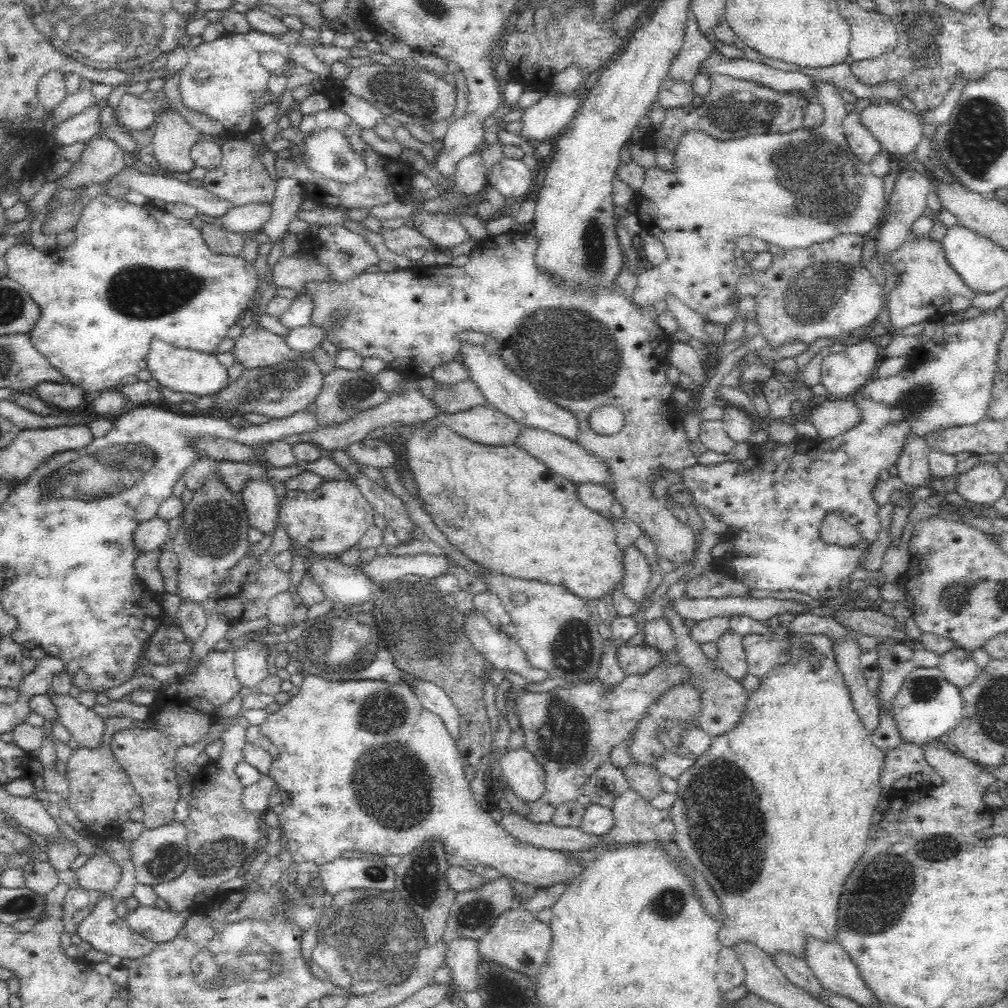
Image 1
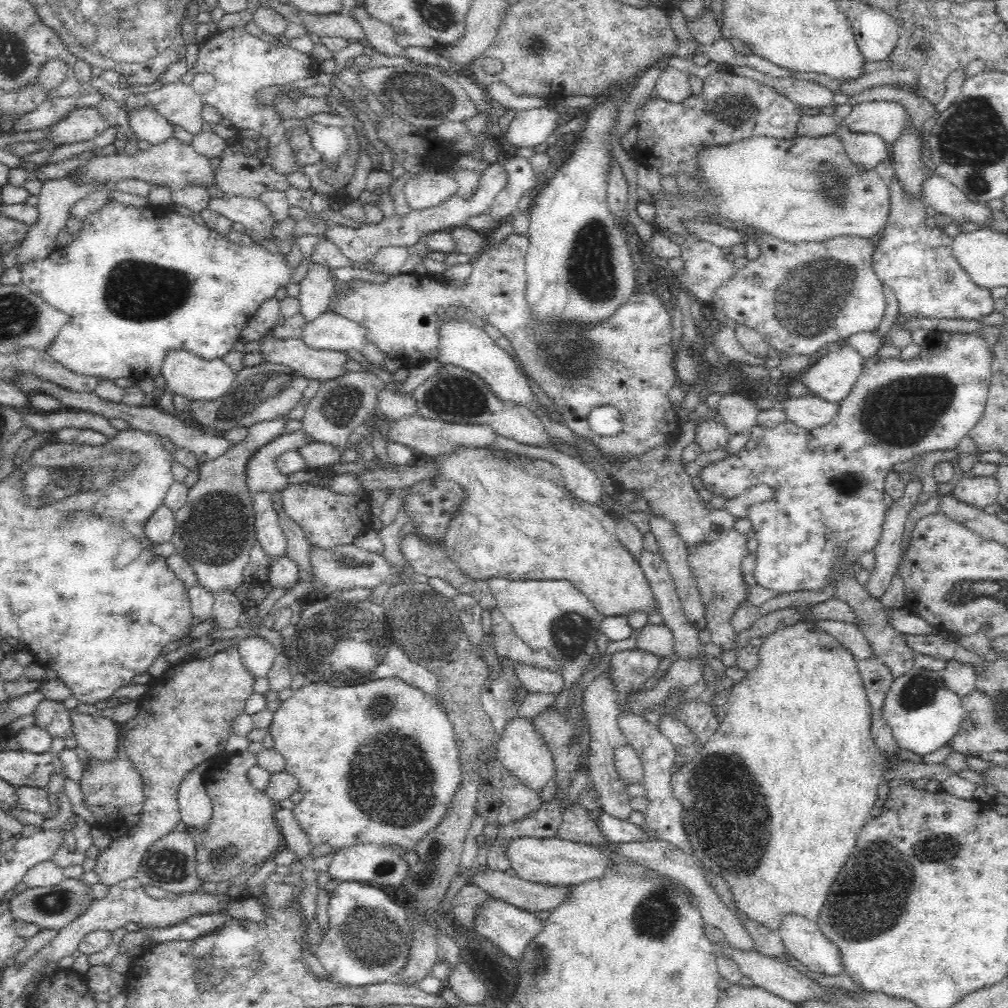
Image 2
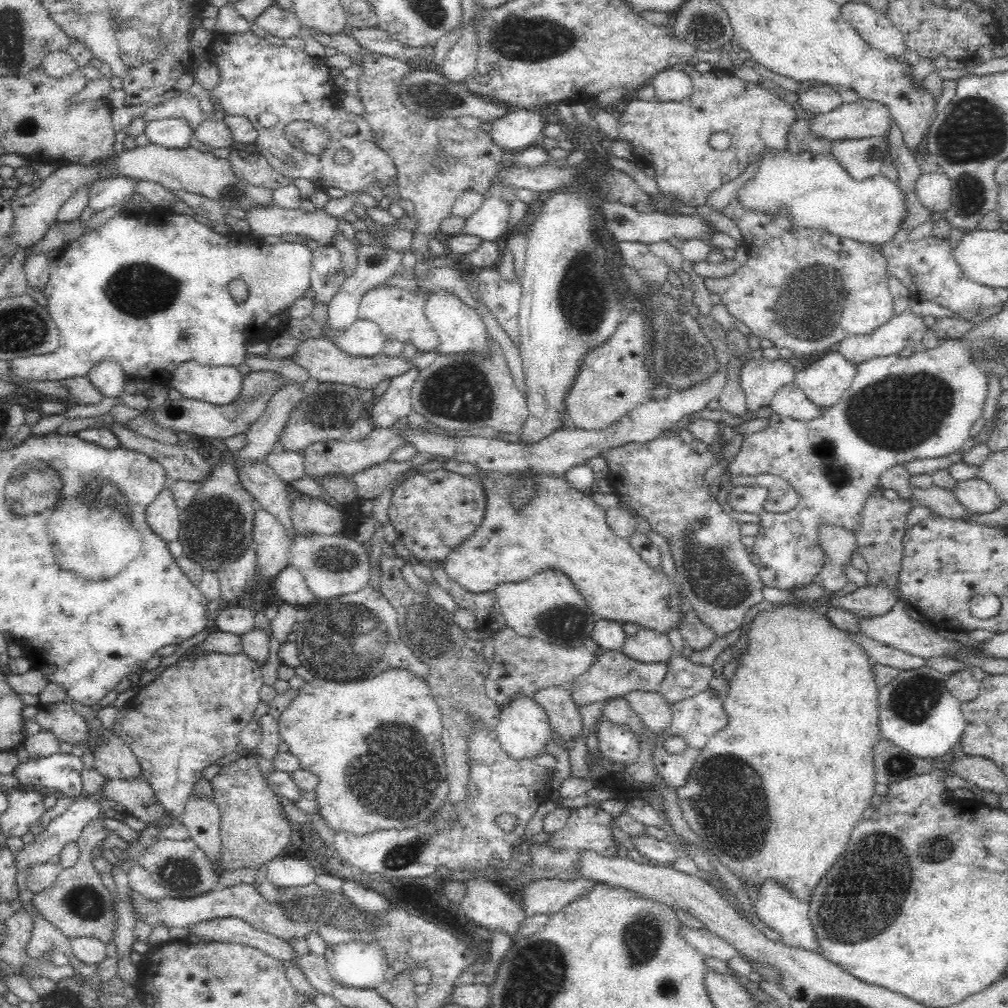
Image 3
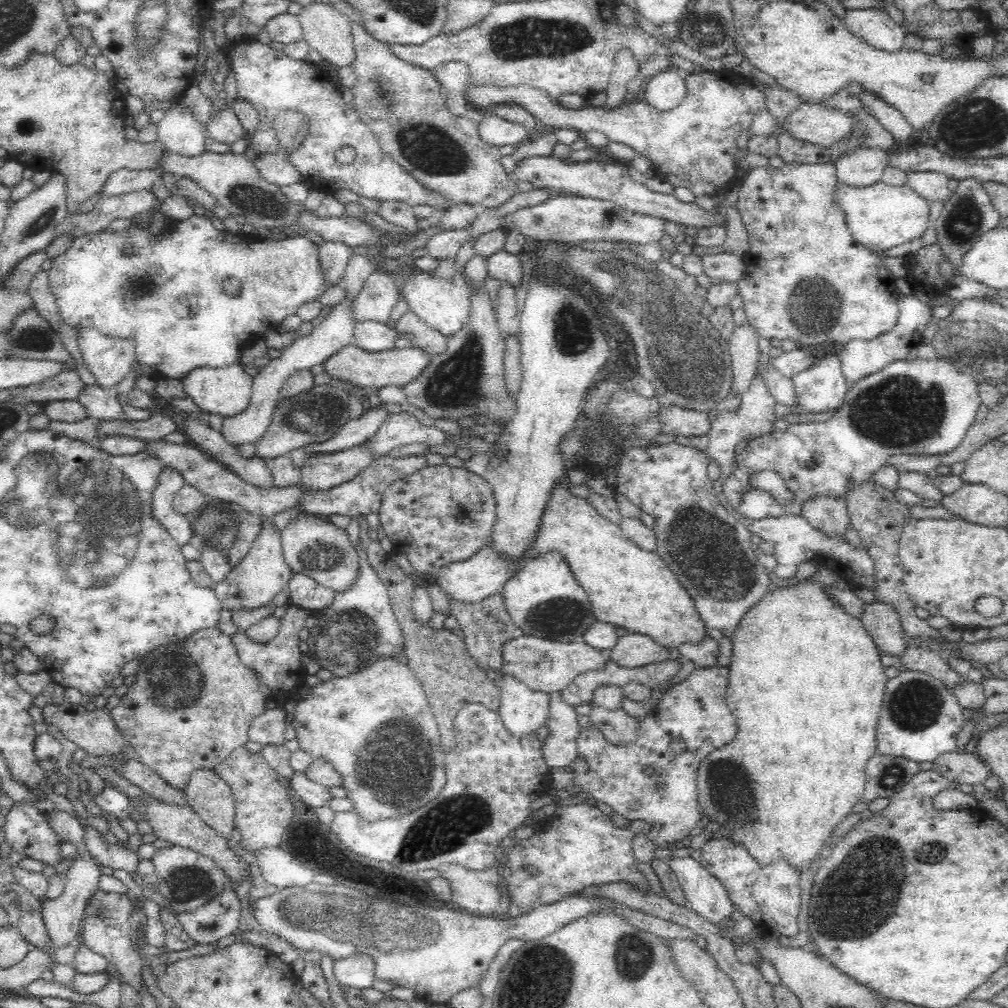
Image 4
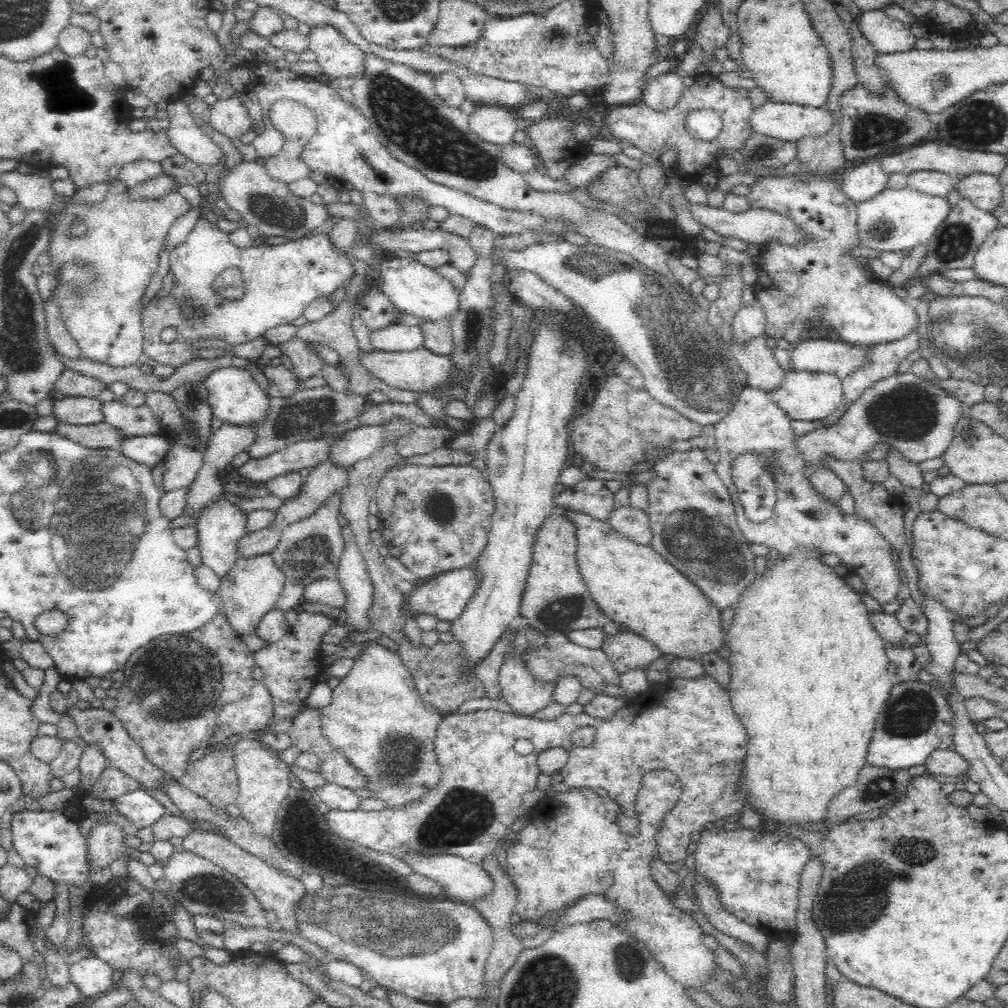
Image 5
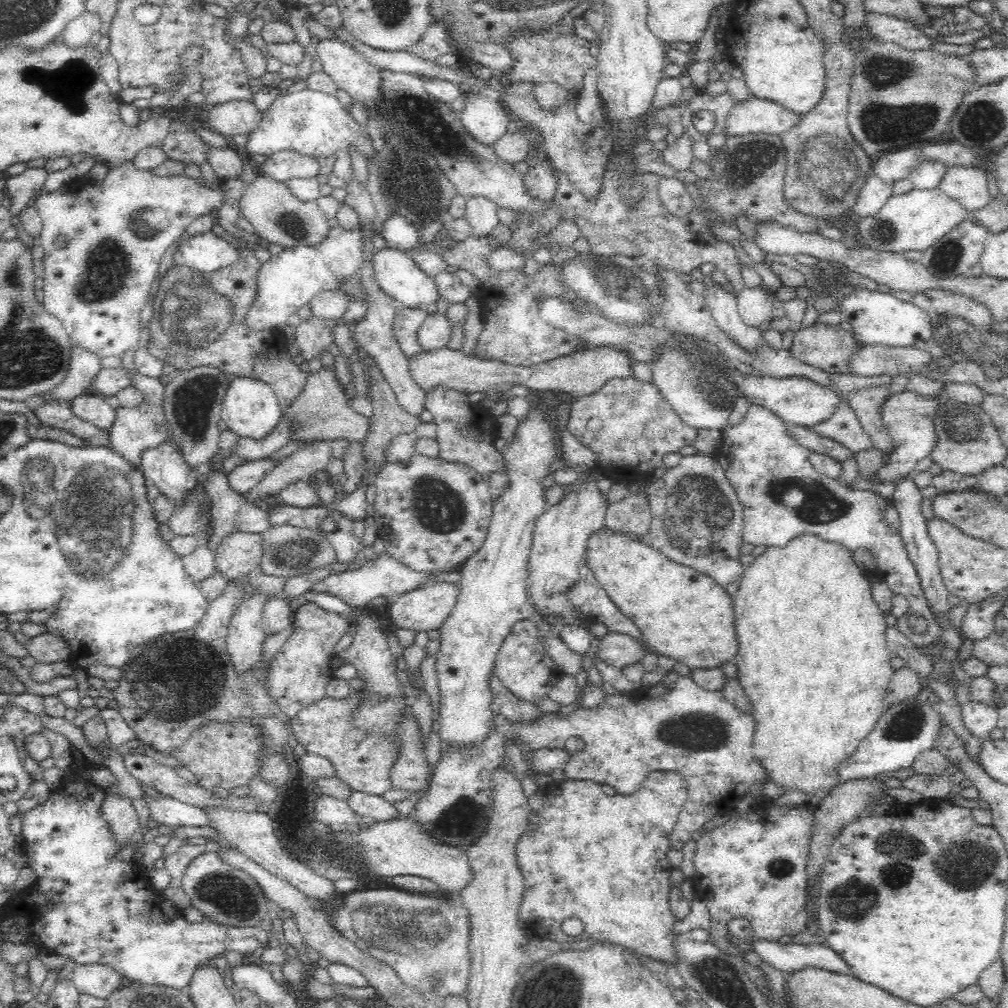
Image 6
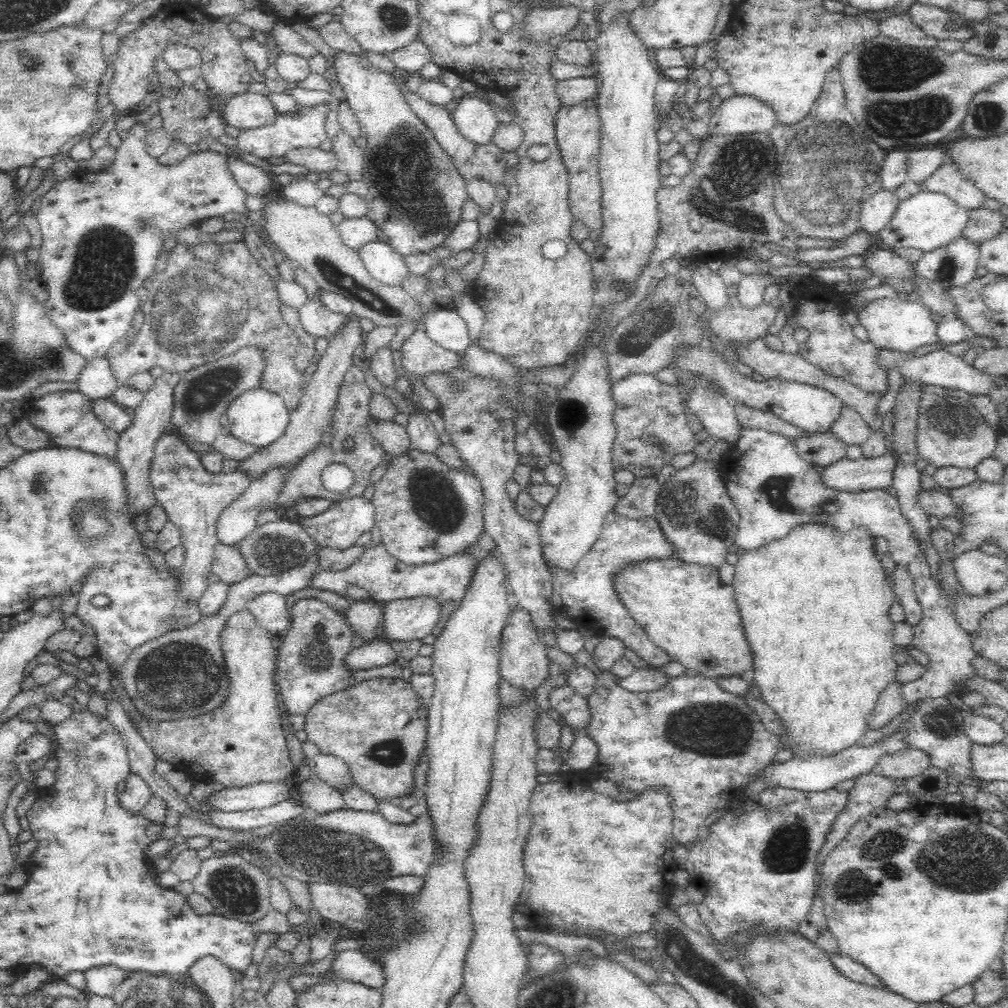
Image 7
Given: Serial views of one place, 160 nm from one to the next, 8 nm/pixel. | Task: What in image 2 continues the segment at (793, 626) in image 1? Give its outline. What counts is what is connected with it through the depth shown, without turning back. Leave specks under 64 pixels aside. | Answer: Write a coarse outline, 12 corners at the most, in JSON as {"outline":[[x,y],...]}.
{"outline":[[818,619],[814,625],[838,640],[854,660],[873,656],[855,624]]}

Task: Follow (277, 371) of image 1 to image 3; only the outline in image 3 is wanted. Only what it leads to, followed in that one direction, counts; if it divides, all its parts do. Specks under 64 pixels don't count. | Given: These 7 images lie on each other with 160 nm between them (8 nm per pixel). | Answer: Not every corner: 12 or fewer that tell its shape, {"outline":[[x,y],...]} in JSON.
{"outline":[[273,370],[242,376],[224,405],[182,397],[157,408],[158,427],[224,440],[247,433],[290,380]]}

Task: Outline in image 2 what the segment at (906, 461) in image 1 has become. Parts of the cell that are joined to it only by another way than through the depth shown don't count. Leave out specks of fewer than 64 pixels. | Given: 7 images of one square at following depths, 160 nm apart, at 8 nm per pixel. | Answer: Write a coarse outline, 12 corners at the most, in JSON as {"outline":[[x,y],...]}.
{"outline":[[911,474],[887,508],[865,590],[880,598],[895,576],[905,524],[923,492]]}

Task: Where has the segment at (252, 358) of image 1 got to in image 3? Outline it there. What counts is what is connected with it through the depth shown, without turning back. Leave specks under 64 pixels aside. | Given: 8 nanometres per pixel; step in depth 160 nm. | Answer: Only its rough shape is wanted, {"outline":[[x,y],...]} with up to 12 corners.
{"outline":[[324,336],[289,358],[319,383],[384,386],[412,368],[402,354],[352,356]]}

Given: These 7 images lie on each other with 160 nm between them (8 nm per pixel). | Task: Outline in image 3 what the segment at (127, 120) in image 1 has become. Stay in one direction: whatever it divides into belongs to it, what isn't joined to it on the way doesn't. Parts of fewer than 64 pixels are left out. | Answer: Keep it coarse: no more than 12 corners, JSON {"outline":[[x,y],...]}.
{"outline":[[184,118],[148,120],[143,133],[166,148],[188,148],[194,130]]}

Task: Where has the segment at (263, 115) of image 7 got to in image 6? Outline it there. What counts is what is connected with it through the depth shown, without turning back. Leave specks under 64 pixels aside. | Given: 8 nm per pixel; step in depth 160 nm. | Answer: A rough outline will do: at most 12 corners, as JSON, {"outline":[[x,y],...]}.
{"outline":[[253,100],[210,104],[207,127],[248,136],[263,113]]}

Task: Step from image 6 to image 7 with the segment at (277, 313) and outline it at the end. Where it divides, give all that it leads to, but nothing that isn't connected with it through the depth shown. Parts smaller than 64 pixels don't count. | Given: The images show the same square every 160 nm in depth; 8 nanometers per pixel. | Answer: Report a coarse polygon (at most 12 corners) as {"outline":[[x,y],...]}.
{"outline":[[366,216],[347,218],[337,227],[342,243],[356,252],[380,233]]}

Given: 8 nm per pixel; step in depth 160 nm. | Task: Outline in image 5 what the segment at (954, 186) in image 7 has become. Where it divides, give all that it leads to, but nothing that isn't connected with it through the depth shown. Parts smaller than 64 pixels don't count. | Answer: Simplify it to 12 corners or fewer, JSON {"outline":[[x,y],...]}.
{"outline":[[991,174],[960,177],[962,197],[988,212],[1002,200],[1003,185]]}

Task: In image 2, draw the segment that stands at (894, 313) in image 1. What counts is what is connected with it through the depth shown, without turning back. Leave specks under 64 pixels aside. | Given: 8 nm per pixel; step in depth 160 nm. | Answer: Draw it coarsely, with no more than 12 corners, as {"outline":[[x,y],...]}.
{"outline":[[889,182],[872,268],[907,318],[992,312],[926,225],[926,203]]}

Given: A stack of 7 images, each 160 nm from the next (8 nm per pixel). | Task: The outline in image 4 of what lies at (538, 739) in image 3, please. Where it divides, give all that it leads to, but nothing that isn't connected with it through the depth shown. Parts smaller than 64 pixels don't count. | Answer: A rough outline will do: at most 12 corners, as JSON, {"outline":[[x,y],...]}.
{"outline":[[512,675],[498,685],[498,714],[510,735],[546,726],[549,694]]}

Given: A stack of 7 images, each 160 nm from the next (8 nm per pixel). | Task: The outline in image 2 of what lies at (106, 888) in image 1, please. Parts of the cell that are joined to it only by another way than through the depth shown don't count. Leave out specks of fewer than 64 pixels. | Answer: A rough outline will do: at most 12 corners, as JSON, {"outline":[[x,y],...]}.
{"outline":[[236,645],[176,662],[138,700],[124,750],[139,821],[92,870],[114,886],[181,821],[180,782],[217,763],[254,677]]}

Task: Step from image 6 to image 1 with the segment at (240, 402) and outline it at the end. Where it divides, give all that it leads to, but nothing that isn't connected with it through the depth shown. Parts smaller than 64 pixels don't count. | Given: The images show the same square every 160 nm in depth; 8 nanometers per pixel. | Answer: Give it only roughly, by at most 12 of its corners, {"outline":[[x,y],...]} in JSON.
{"outline":[[152,336],[146,368],[162,387],[203,397],[226,387],[214,353]]}

